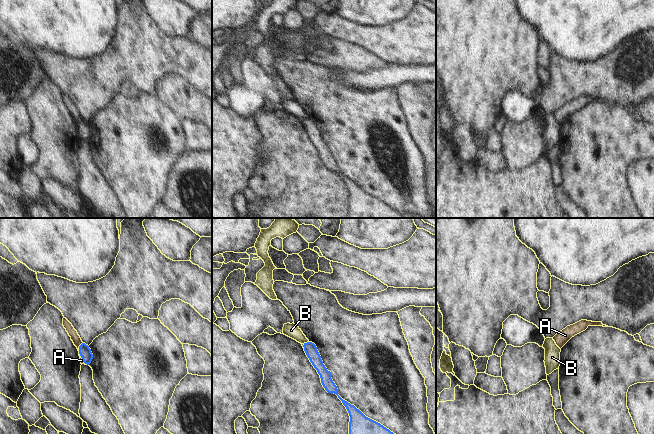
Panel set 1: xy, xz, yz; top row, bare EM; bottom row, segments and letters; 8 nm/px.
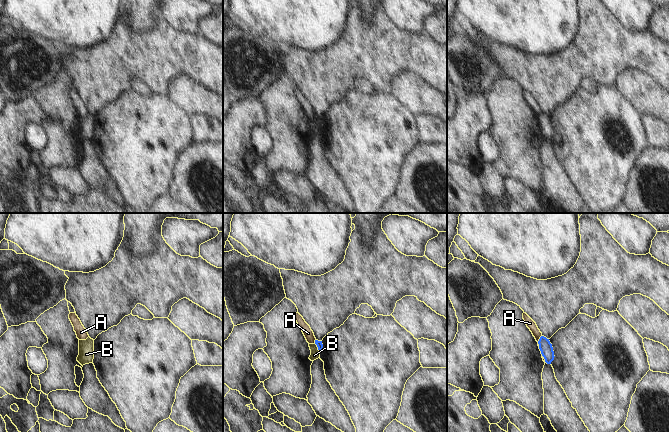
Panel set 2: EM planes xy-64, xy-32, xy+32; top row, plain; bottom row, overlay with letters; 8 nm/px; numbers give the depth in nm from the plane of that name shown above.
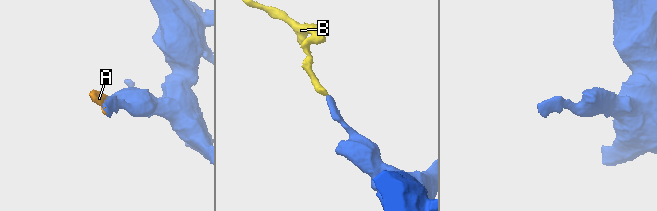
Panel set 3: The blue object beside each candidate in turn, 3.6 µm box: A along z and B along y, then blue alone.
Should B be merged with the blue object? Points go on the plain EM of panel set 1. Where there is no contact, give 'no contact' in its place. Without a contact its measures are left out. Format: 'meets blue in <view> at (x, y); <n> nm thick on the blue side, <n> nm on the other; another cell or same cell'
meets blue in xz at (305, 119); 100 nm thick on the blue side, 110 nm on the other; another cell

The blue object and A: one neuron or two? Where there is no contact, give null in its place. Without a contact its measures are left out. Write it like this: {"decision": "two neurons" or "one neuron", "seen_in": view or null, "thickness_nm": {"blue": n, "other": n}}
{"decision": "two neurons", "seen_in": "xy", "thickness_nm": {"blue": 100, "other": 70}}

